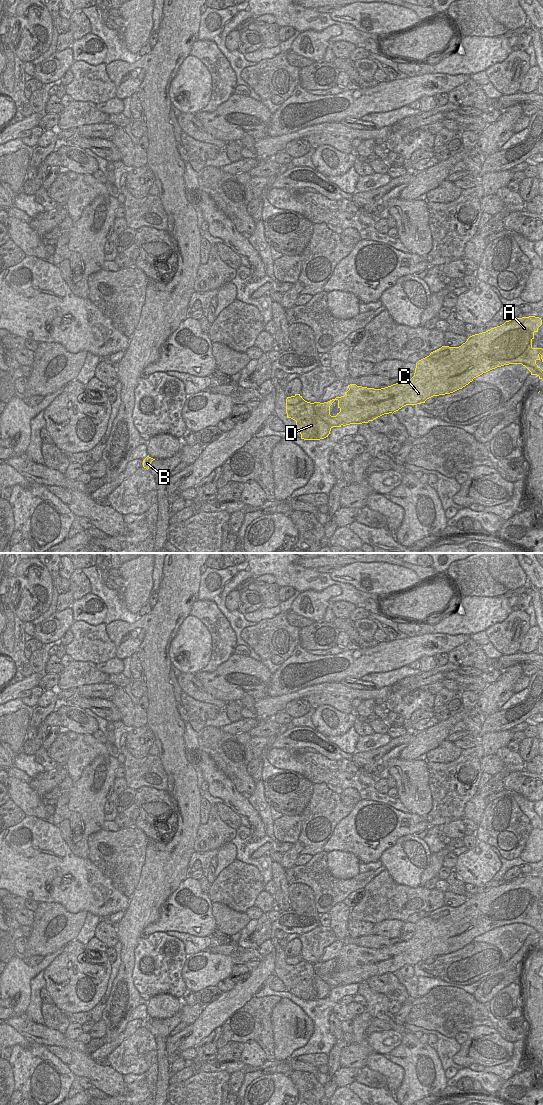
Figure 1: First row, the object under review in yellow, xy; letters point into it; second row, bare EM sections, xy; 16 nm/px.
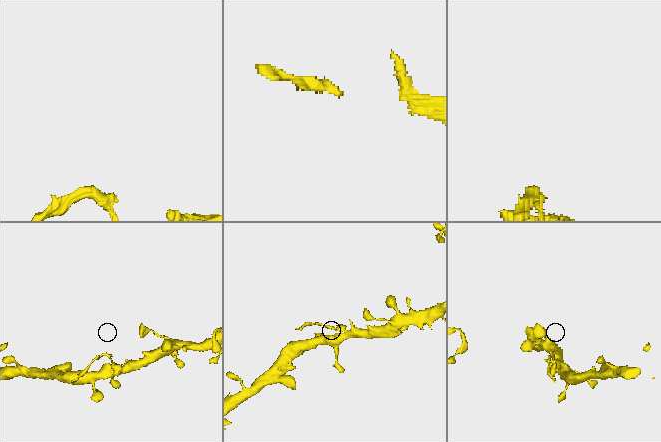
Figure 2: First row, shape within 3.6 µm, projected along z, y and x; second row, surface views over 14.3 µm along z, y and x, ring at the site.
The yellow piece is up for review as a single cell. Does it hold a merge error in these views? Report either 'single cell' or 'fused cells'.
single cell

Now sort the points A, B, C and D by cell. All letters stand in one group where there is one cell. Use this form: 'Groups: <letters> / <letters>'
Groups: A B C D.

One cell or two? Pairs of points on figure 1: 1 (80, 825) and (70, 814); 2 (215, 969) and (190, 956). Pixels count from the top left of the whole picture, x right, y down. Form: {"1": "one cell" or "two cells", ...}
{"1": "two cells", "2": "two cells"}

